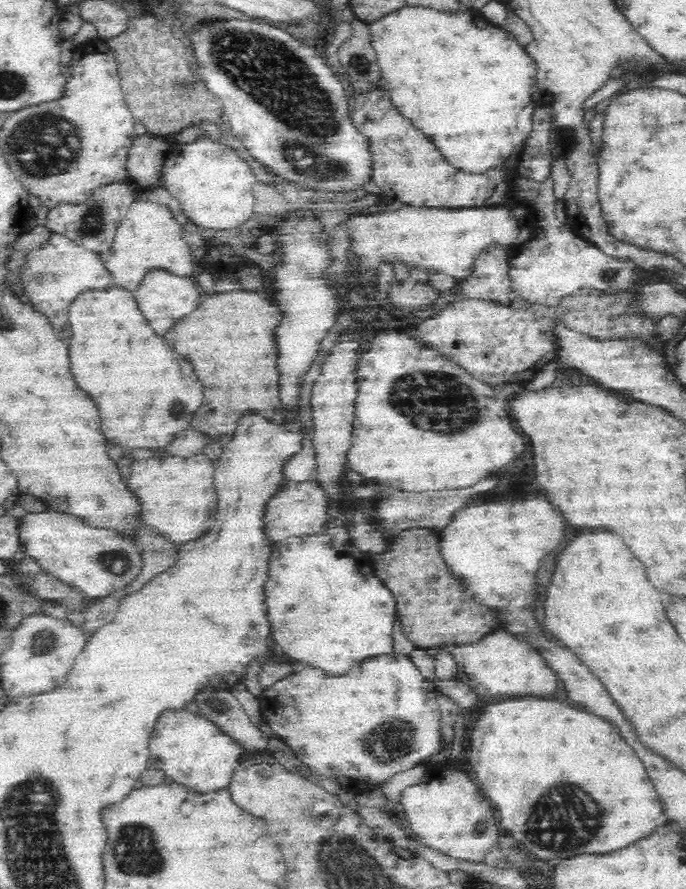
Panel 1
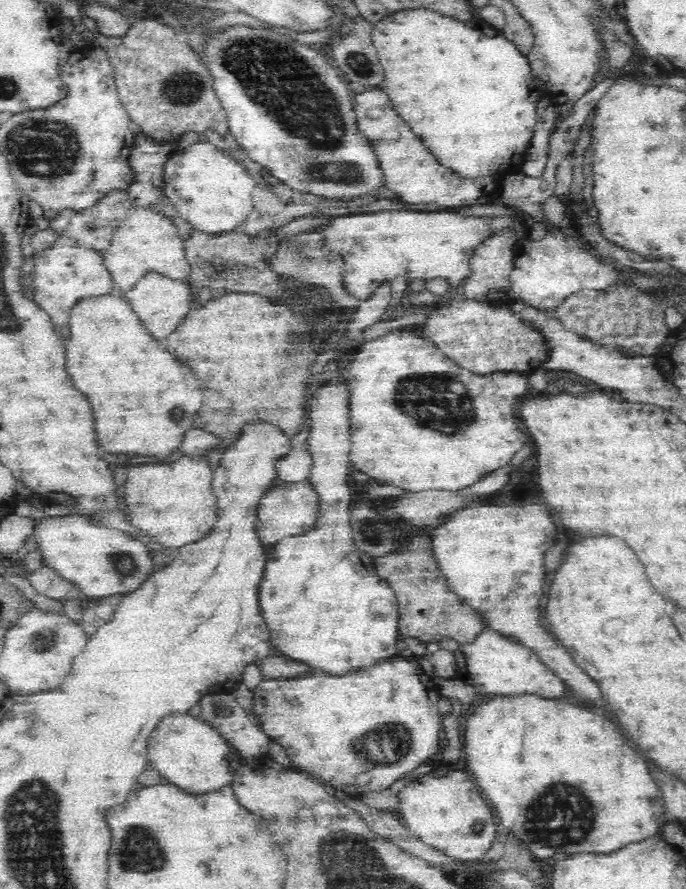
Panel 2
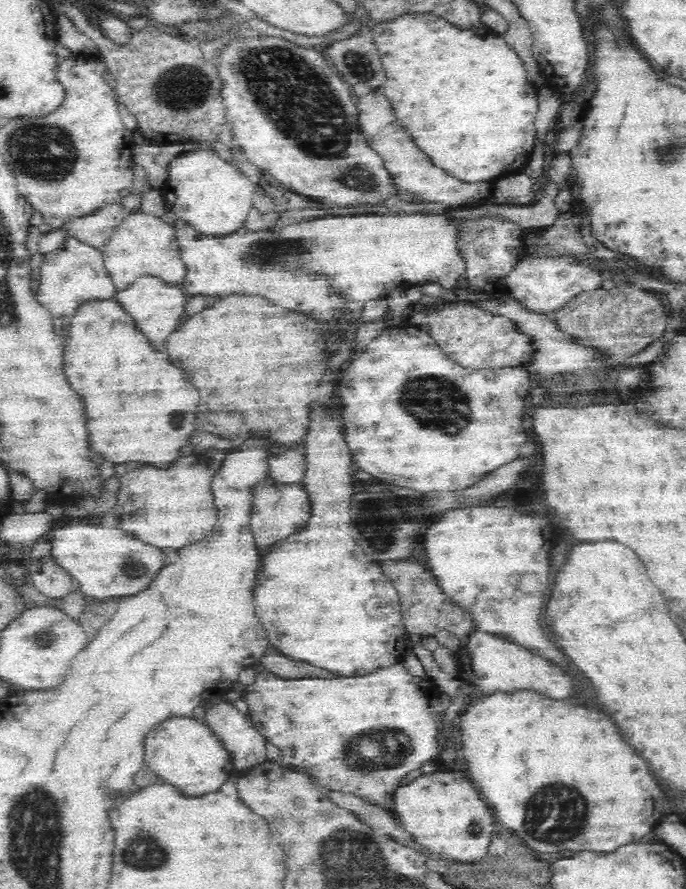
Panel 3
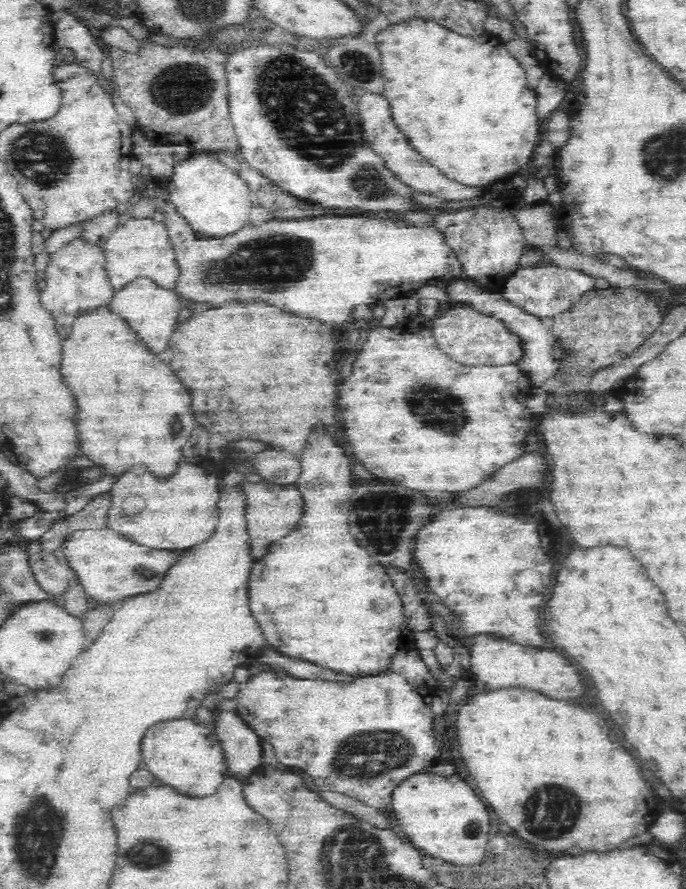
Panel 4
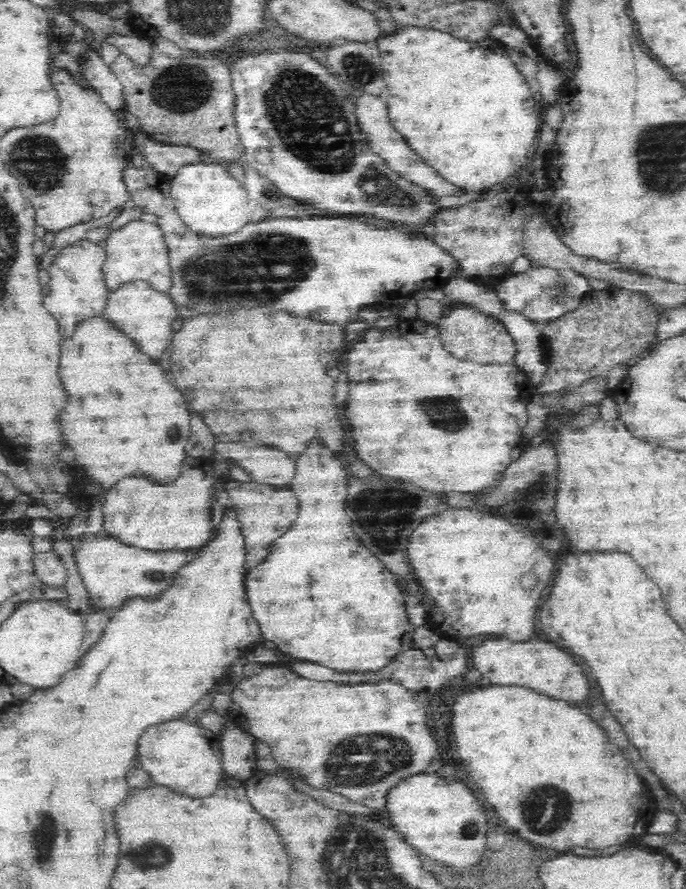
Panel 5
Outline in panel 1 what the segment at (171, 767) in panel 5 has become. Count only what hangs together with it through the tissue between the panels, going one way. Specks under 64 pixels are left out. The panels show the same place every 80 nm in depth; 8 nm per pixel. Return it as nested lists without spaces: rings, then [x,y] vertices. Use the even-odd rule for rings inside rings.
[[[170,710],[160,716],[150,737],[150,768],[156,760],[160,760],[158,768],[164,768],[165,776],[194,792],[212,792],[228,787],[234,769],[246,758],[246,752],[209,720],[196,718],[192,712],[180,712],[186,711]]]

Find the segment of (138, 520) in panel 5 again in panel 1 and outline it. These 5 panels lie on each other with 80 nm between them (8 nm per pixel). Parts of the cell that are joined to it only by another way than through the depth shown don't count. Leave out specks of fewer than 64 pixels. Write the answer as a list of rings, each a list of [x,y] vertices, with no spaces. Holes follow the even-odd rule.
[[[204,454],[136,460],[126,483],[140,502],[141,525],[158,530],[160,536],[178,547],[204,536],[216,522],[219,498],[212,486],[214,472],[215,463]]]

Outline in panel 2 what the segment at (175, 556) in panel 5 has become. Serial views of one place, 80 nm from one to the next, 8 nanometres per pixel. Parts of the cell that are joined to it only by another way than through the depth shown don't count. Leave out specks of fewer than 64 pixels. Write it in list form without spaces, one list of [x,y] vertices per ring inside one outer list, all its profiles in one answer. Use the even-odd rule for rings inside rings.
[[[41,515],[38,530],[32,536],[42,551],[42,564],[54,567],[64,578],[71,580],[84,600],[127,595],[138,590],[154,574],[156,563],[152,549],[132,538],[126,531],[95,525],[88,516],[76,515],[52,518]]]

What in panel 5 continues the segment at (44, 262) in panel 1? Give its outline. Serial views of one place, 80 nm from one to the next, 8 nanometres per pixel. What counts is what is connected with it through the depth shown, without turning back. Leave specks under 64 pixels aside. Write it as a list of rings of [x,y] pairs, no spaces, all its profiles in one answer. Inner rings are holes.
[[[86,238],[59,251],[46,271],[44,306],[57,320],[62,338],[74,336],[82,320],[103,316],[109,293],[102,272],[105,258],[106,251],[102,244]]]

